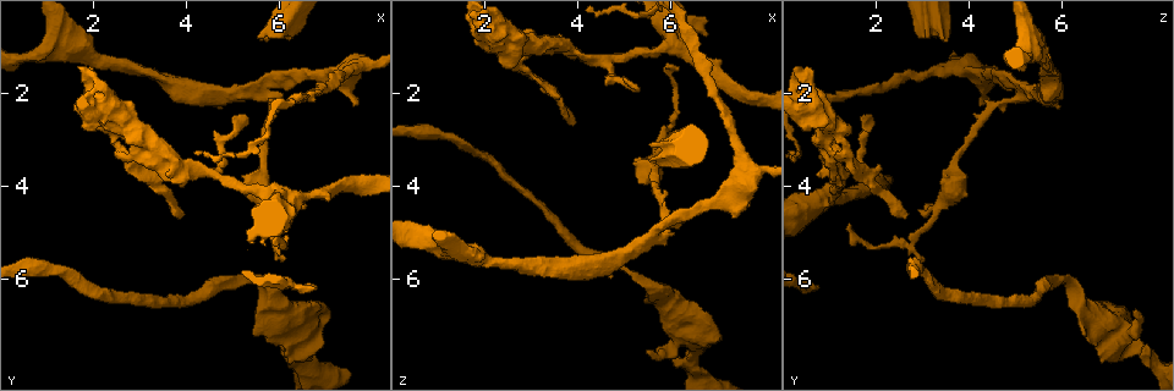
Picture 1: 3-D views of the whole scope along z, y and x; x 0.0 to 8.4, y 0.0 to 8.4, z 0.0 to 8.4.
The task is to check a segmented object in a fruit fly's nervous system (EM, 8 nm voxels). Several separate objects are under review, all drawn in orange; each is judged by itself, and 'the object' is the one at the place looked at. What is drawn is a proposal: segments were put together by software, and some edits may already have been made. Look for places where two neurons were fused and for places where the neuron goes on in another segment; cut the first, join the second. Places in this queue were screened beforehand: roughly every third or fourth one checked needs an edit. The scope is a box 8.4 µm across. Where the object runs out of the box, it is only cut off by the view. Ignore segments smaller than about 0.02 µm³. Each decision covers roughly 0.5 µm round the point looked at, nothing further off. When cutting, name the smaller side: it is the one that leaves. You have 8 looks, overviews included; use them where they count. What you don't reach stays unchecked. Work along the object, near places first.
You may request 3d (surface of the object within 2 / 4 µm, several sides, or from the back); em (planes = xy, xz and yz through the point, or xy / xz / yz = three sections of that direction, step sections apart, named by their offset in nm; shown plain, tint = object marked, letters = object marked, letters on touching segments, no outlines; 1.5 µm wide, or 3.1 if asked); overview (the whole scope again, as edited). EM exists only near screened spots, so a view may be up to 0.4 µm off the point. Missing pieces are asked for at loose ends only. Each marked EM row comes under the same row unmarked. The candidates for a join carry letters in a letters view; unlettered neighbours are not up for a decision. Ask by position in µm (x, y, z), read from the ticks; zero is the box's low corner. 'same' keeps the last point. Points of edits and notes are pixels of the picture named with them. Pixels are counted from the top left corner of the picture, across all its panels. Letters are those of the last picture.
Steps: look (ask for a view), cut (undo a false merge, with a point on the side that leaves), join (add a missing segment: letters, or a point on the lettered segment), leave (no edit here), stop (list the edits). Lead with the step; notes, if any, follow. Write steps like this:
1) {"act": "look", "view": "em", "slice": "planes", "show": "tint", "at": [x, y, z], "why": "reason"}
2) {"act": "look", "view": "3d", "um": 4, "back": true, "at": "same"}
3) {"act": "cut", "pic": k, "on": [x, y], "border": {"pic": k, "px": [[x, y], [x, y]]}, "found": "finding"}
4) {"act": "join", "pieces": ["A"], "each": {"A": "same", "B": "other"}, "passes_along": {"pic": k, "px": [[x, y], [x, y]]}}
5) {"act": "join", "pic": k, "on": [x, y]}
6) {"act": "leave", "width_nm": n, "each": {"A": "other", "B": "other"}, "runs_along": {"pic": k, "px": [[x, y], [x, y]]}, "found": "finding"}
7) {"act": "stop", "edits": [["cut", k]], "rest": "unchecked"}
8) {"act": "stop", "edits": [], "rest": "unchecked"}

{"act": "look", "view": "em", "slice": "planes", "show": "letters", "at": [5.90, 4.80, 1.40], "why": "an open end"}

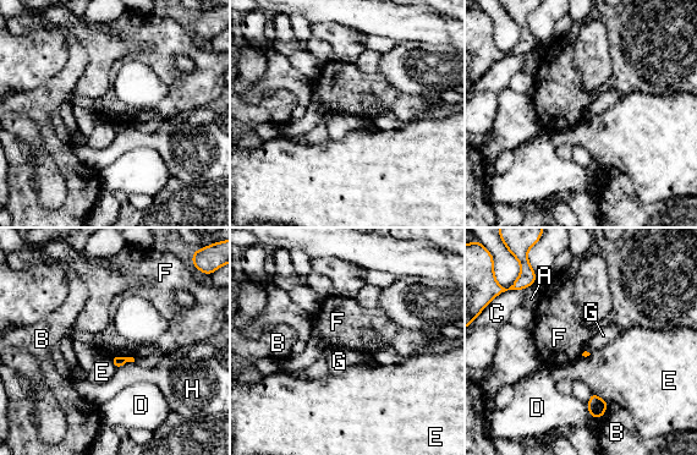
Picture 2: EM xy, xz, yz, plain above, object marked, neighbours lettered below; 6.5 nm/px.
{"act": "leave", "longest_contact_nm": ["F", 150], "each": {"A": "other", "B": "other", "C": "other", "D": "other", "E": "other", "F": "other", "G": "other", "H": "other"}, "found": "no lettered segment goes on from it"}

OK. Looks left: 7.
{"act": "look", "view": "em", "slice": "planes", "show": "letters", "at": [5.35, 6.00, 6.05], "why": "thick turns thin"}

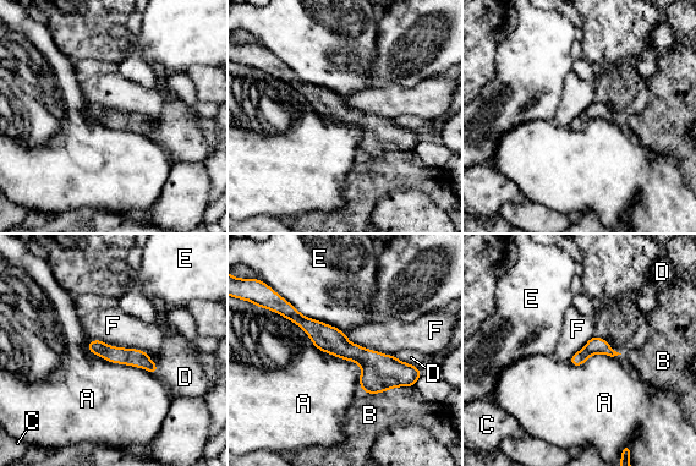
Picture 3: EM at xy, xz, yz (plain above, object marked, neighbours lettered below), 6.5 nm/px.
{"act": "leave", "each": {"A": "other", "B": "other", "C": "other", "D": "other", "E": "other", "F": "other"}, "runs_along": {"pic": 3, "px": [[278, 310], [379, 369], [409, 369]]}, "found": "one neuron here"}

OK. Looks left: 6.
{"act": "look", "view": "3d", "um": 4, "at": [3.85, 4.65, 2.65]}

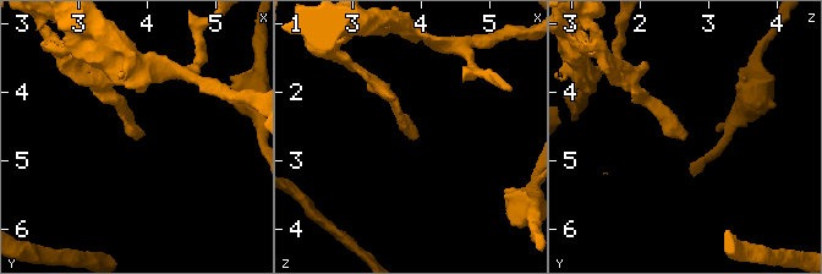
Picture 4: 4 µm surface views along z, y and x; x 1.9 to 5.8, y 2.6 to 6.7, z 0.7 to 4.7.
{"act": "look", "view": "em", "slice": "planes", "show": "tint", "at": [3.90, 4.70, 2.70]}

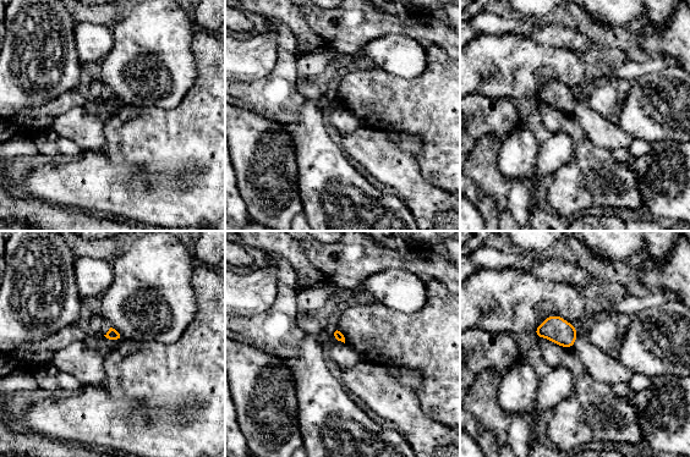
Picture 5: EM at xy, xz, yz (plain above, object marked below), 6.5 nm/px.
{"act": "look", "view": "em", "slice": "planes", "show": "letters", "at": "same"}

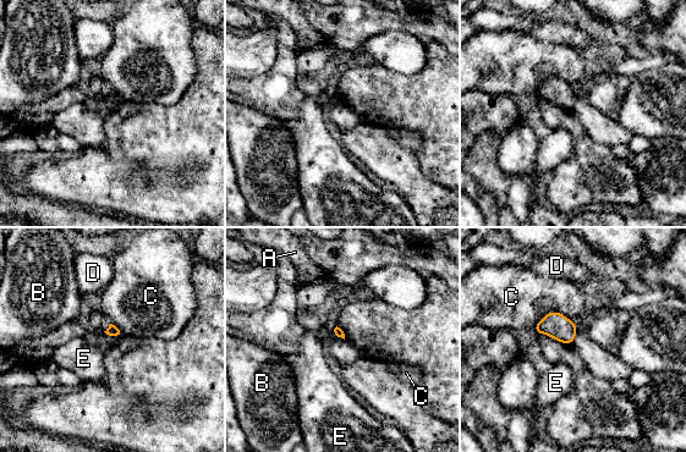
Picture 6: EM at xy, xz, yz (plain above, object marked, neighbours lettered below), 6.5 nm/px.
{"act": "leave", "each": {"A": "other", "B": "other", "C": "other", "D": "other", "E": "other"}, "border": {"pic": 6, "px": [[574, 321], [548, 312], [532, 328]]}, "found": "none of them fits"}

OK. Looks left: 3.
{"act": "look", "view": "3d", "um": 2, "at": [7.60, 2.25, 4.20], "why": "an open end"}

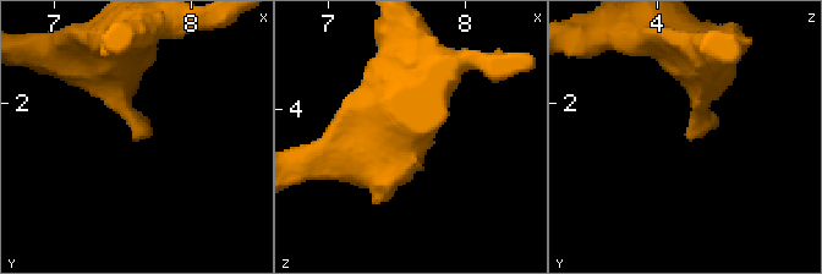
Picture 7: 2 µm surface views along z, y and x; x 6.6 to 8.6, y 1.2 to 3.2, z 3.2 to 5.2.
{"act": "look", "view": "em", "slice": "xz", "step": 4, "show": "letters", "at": [7.60, 2.28, 4.24], "why": "shape alone is not enough"}

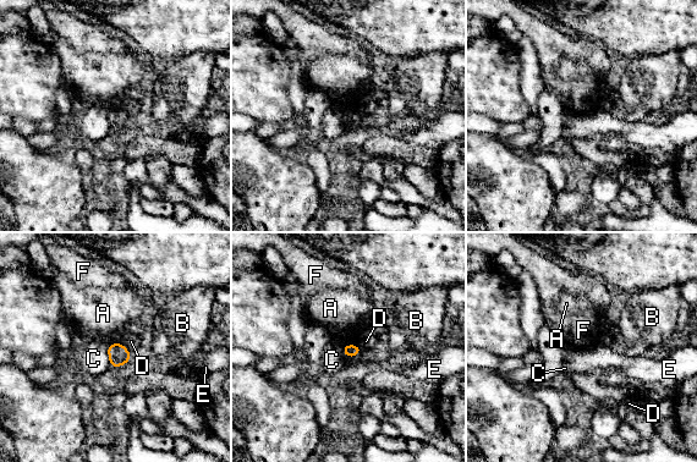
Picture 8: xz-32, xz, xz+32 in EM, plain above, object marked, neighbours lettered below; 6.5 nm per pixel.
{"act": "look", "view": "em", "slice": "planes", "show": "letters", "at": "same", "why": "cut it another way"}

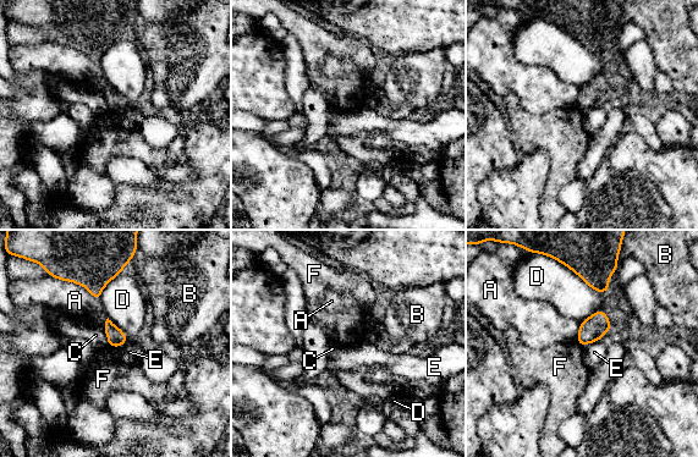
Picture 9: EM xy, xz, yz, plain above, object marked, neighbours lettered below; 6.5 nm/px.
{"act": "leave", "longest_contact_nm": ["D", 320], "each": {"A": "other", "B": "other", "C": "other", "D": "other", "E": "other", "F": "other"}, "found": "none of them fits"}

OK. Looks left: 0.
{"act": "stop", "edits": [], "rest": "unchecked"}

